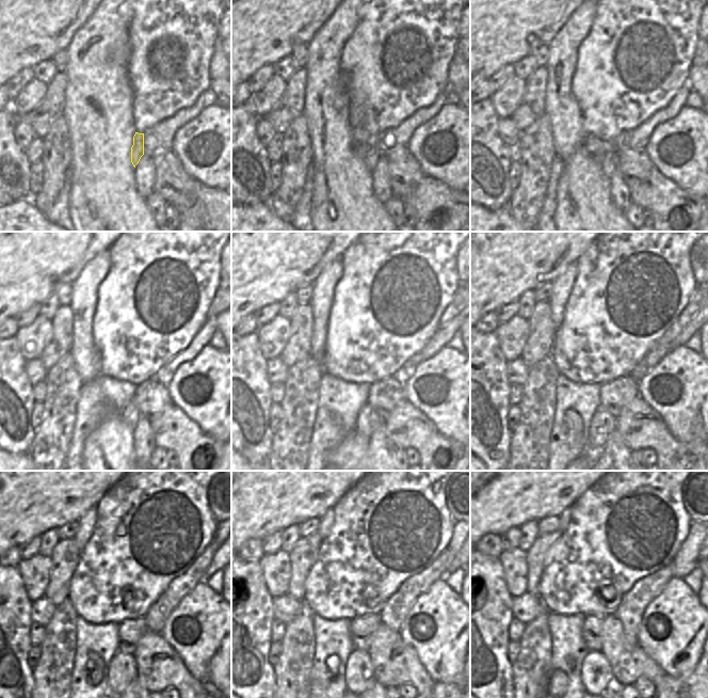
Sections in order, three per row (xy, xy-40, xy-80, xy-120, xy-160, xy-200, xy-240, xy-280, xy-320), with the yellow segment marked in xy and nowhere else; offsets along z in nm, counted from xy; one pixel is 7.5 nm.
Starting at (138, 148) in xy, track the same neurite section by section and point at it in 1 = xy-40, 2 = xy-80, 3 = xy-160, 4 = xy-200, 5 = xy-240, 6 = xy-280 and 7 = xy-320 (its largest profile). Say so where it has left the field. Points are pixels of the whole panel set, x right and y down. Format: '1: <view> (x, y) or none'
1: xy-40 (371, 158)
2: xy-80 (609, 161)
3: xy-160 (367, 422)
4: xy-200 (602, 425)
5: xy-240 (123, 671)
6: xy-280 (359, 677)
7: xy-320 (596, 675)

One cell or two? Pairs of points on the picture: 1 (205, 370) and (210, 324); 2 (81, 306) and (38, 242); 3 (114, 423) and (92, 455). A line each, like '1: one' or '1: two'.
1: two
2: two
3: one

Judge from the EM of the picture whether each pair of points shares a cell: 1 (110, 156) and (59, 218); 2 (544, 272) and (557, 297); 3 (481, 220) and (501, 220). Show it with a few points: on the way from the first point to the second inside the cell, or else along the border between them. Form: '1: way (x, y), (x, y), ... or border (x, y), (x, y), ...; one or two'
1: border (71, 181), (69, 190), (70, 220); two
2: border (570, 265), (552, 282); two
3: way (486, 220), (496, 220); one

